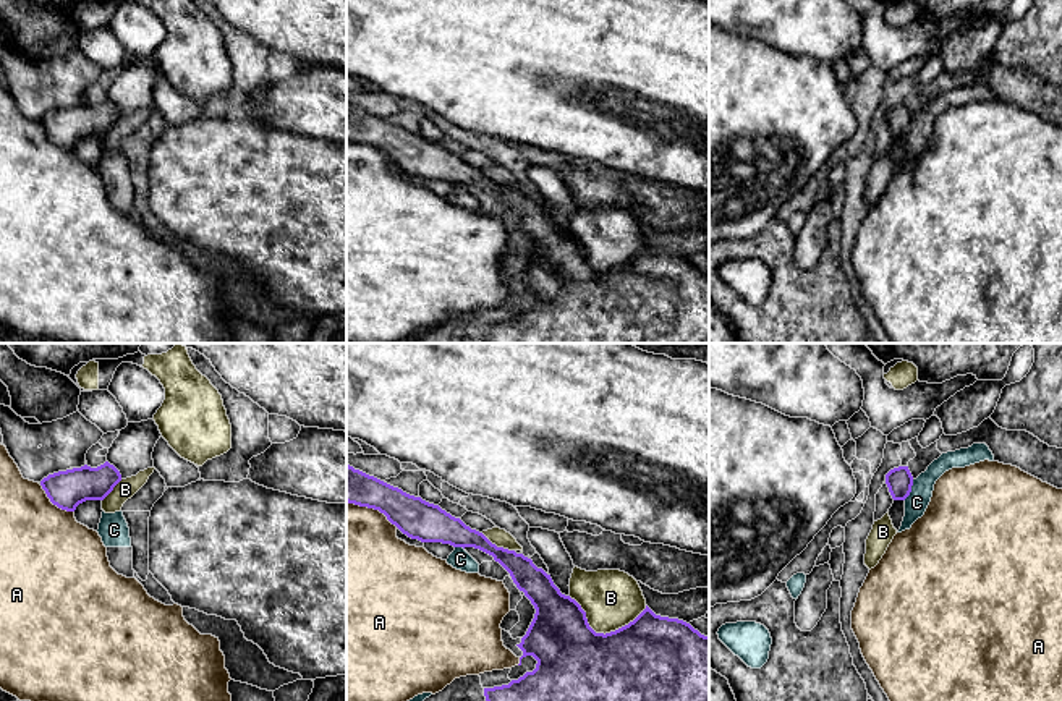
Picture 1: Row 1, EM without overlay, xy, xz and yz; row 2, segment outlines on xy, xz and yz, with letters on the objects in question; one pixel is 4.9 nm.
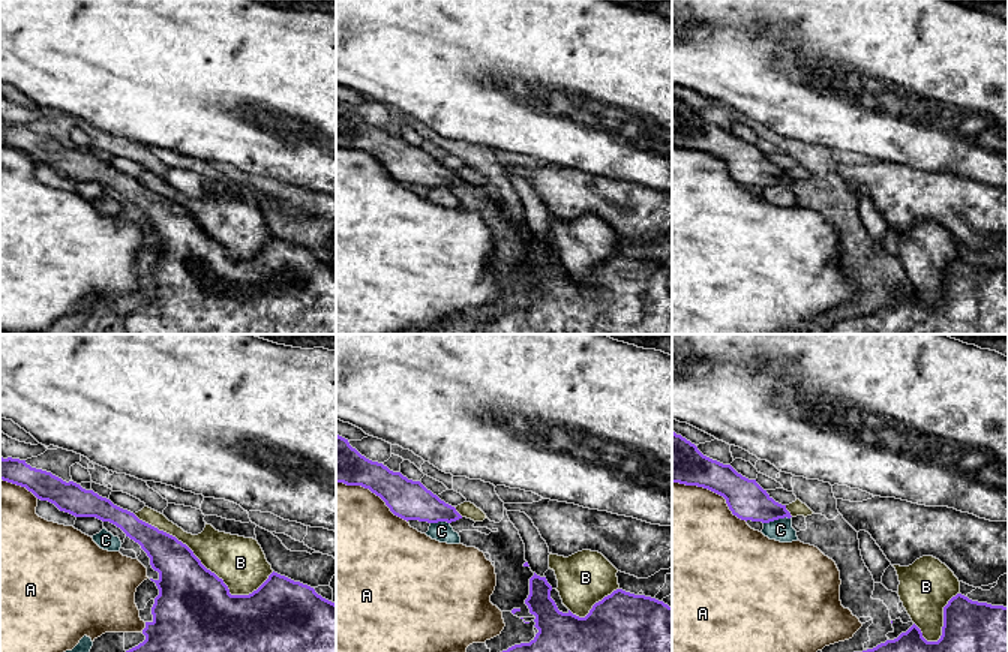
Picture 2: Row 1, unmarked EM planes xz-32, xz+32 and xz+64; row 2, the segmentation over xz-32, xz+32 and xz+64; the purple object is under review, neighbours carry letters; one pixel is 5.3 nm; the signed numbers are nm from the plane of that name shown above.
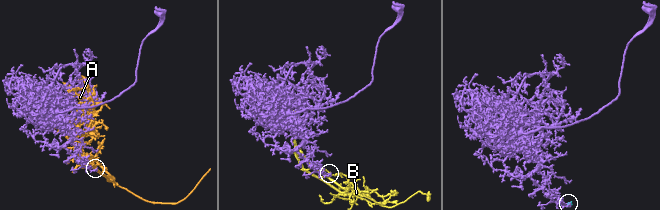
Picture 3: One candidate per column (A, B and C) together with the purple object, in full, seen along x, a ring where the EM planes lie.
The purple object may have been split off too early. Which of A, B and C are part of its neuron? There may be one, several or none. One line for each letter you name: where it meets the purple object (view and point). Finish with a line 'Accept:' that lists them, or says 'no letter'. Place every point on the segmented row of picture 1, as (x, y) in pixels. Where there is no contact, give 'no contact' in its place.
Accept: no letter

